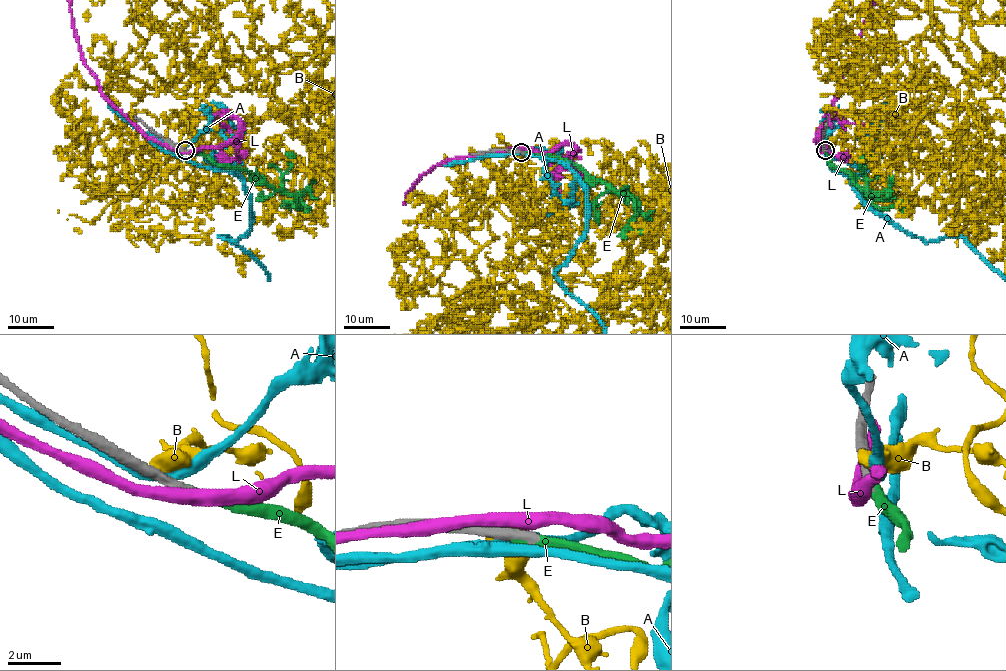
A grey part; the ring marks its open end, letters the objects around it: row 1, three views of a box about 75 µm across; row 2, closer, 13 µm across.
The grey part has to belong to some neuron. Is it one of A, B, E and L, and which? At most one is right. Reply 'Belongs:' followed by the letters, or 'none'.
Belongs: E

